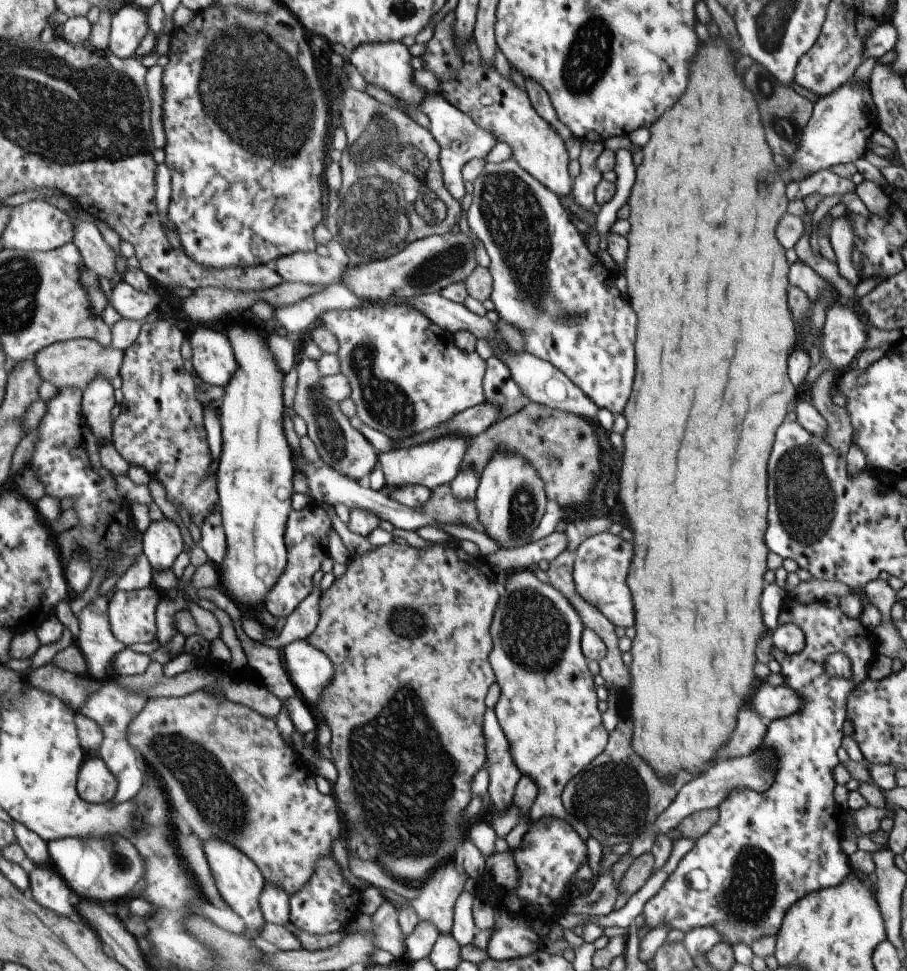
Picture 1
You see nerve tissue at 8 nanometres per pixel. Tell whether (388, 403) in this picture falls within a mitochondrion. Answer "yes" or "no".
yes

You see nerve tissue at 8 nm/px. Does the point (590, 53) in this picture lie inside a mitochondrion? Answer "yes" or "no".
yes

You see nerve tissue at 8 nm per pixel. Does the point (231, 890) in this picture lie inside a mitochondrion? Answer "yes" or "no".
no

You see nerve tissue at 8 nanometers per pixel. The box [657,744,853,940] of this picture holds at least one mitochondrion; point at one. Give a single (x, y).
(748, 896)

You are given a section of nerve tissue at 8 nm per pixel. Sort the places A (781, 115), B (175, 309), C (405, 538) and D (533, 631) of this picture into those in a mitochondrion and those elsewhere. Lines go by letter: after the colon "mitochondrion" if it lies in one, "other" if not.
A: mitochondrion
B: other
C: other
D: mitochondrion

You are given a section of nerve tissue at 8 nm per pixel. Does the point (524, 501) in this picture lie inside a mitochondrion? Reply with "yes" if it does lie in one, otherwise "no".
yes

